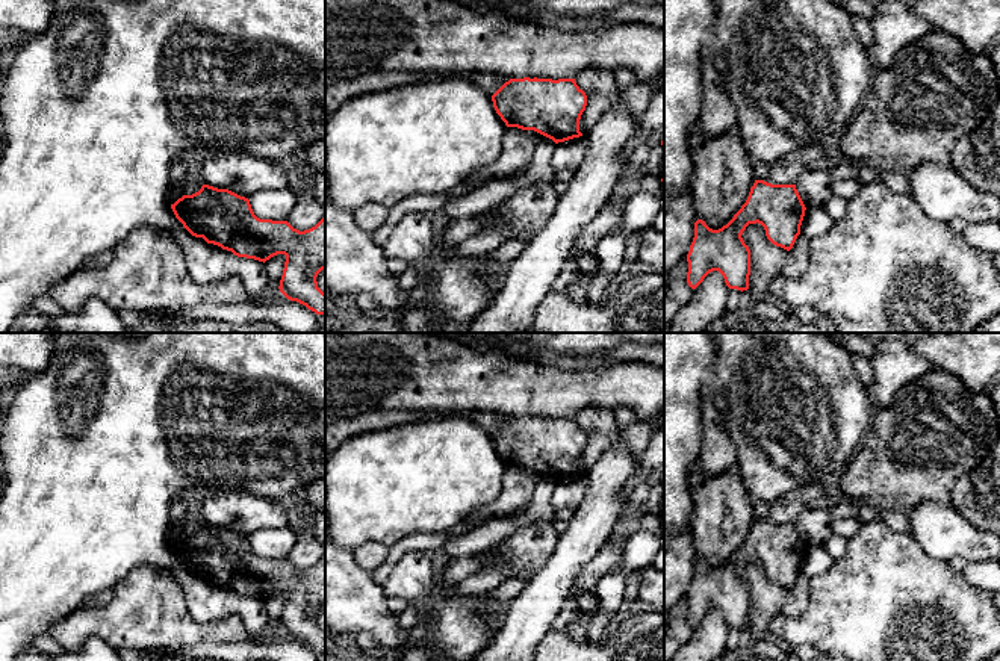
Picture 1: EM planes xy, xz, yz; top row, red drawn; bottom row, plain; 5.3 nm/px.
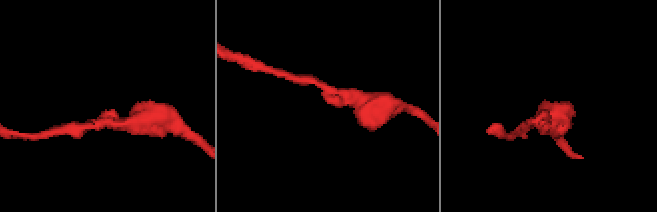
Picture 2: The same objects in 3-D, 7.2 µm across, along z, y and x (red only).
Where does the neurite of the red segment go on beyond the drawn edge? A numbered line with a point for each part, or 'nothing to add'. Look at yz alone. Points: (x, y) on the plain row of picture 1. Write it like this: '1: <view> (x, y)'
nothing to add

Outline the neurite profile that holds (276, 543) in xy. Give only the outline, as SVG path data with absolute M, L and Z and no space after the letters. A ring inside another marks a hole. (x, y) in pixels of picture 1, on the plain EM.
M260 528L250 537L254 554L260 558L287 560L298 535L289 528Z

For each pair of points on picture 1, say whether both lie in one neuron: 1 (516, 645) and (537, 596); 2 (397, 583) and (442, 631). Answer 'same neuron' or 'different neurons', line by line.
1: same neuron
2: same neuron

